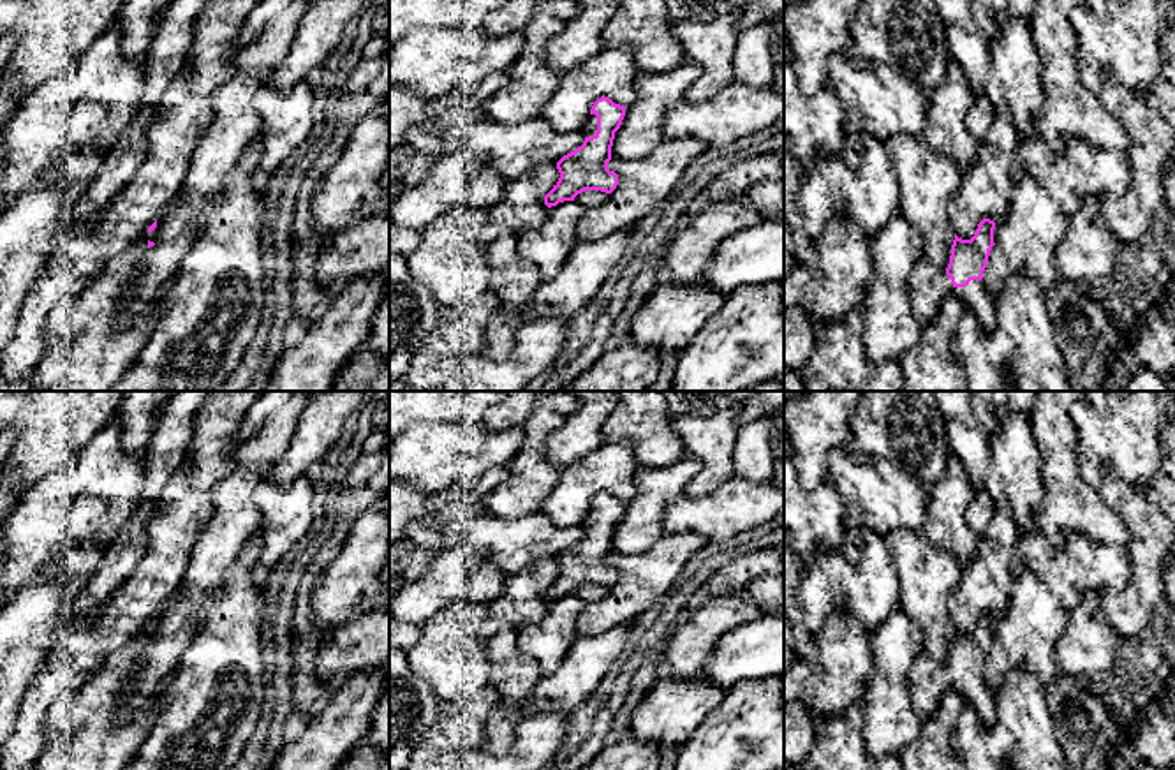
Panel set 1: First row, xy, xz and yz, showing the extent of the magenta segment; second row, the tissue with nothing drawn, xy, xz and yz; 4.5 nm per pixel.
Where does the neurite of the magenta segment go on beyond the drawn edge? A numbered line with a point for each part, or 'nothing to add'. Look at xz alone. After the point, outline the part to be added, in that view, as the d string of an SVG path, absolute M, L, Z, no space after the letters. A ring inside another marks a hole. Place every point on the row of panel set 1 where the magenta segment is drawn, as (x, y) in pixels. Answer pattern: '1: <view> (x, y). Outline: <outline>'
1: xz (589, 129). Outline: M588 115L588 118L585 120L585 125L580 129L585 137L592 137L597 132L597 116L595 115Z

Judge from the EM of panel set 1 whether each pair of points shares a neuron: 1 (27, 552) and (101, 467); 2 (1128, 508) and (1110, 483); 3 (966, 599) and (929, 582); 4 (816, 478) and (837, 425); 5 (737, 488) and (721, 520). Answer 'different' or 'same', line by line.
1: same
2: same
3: different
4: same
5: same

